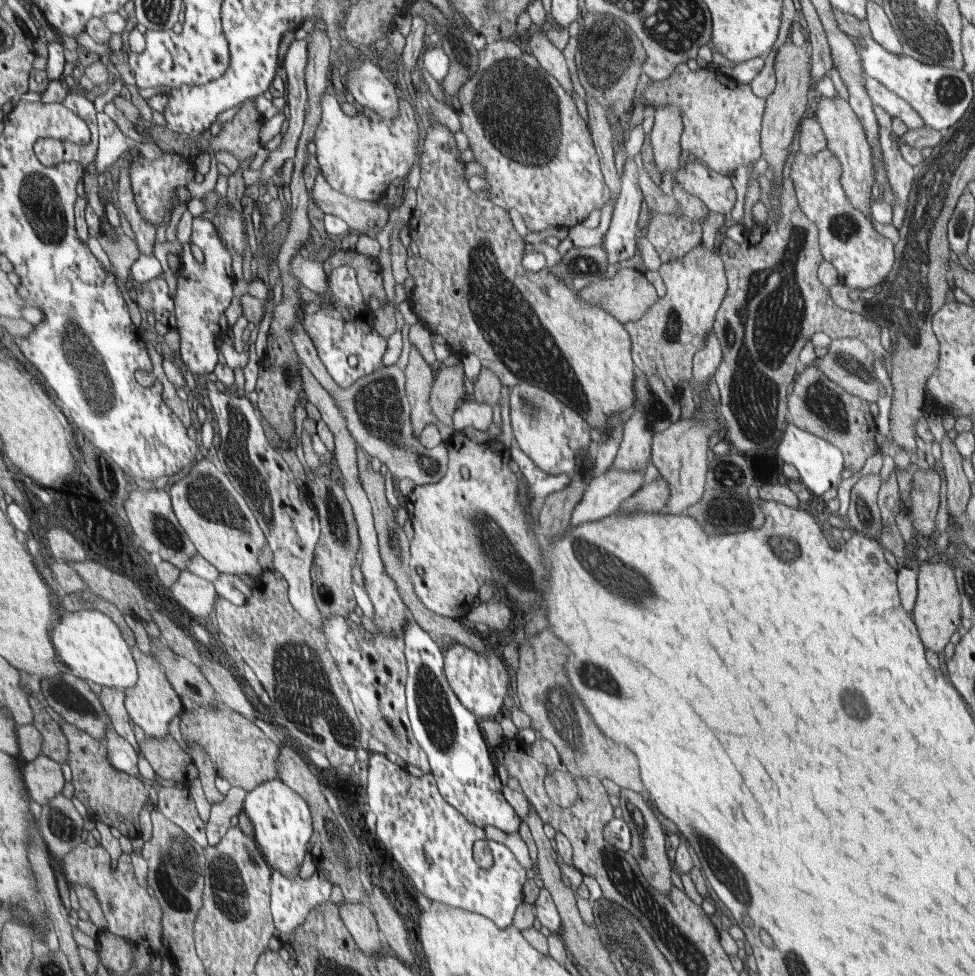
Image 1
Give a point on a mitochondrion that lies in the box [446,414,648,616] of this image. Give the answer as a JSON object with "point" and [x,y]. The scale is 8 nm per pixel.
{"point":[497,548]}

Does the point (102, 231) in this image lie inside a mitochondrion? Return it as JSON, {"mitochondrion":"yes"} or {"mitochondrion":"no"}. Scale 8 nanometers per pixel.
{"mitochondrion":"no"}

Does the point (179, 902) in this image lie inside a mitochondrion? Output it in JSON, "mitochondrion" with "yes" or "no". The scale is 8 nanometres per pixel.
{"mitochondrion":"yes"}

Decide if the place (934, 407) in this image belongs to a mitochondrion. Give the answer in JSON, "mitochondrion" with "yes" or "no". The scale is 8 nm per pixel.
{"mitochondrion":"no"}

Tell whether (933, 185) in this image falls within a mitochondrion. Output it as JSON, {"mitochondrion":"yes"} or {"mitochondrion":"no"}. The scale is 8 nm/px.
{"mitochondrion":"yes"}

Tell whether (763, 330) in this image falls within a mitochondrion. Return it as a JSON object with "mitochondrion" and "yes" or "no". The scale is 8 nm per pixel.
{"mitochondrion":"yes"}

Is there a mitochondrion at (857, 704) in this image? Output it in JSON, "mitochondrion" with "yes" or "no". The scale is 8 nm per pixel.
{"mitochondrion":"yes"}

